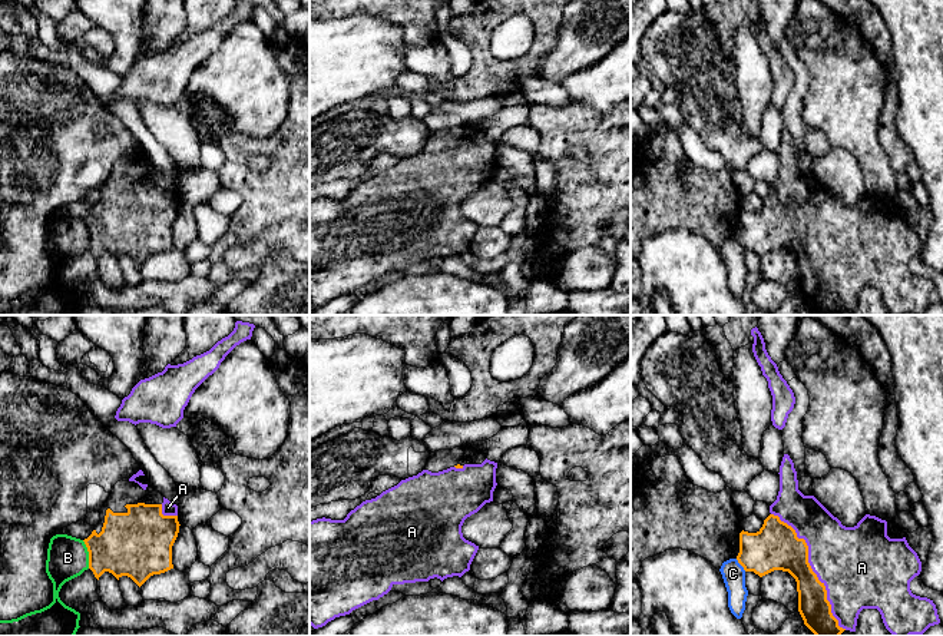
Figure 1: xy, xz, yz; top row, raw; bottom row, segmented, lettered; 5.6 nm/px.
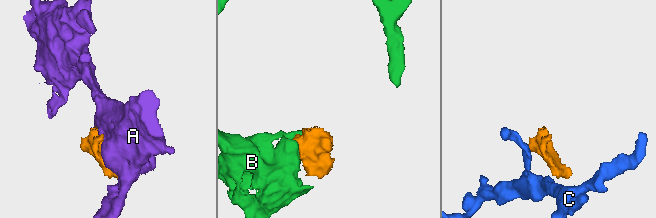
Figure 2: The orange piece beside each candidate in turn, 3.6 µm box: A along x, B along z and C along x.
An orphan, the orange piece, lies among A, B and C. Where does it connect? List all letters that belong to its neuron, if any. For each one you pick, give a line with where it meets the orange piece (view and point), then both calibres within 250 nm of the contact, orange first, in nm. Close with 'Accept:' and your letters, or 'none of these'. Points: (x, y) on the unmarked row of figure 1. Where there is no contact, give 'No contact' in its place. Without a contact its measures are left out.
A: Touches orange at yz (811, 248). Thickness 260 nm (orange) against 420 nm
Accept: A

